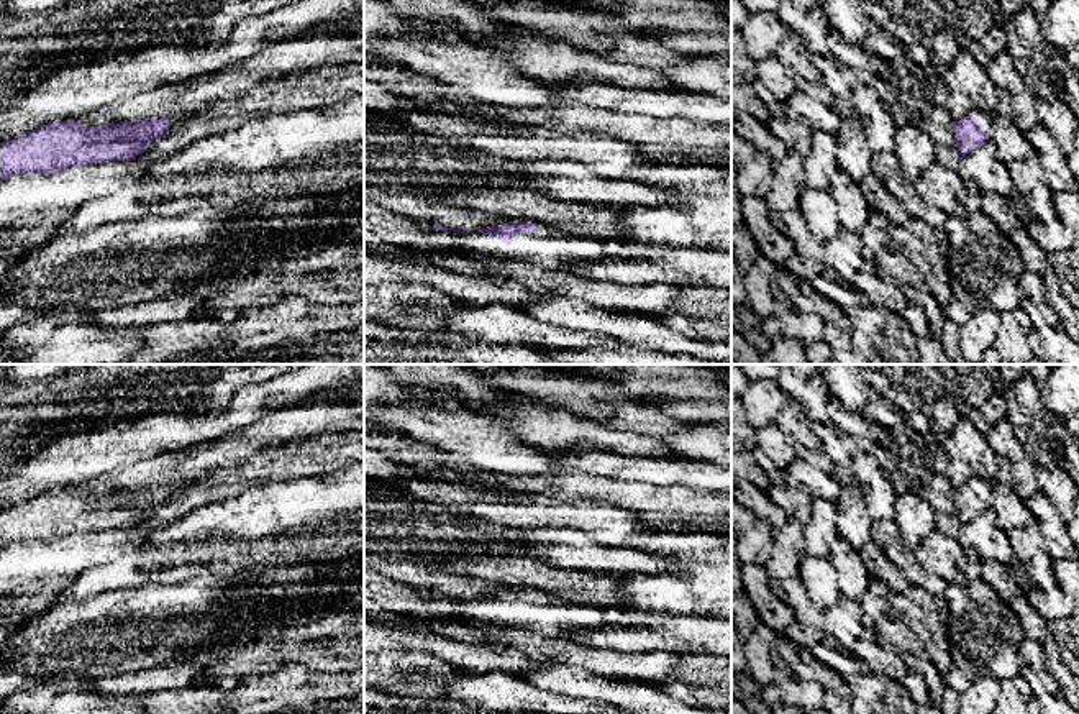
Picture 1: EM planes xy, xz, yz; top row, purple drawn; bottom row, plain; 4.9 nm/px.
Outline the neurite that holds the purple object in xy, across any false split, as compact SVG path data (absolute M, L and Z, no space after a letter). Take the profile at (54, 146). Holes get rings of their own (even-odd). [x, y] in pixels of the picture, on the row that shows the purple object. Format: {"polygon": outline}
{"polygon": "M172 112L105 126L84 126L75 120L38 126L0 143L0 182L26 172L131 161L182 118L182 113Z"}

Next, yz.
{"polygon": "M972 113L953 123L956 148L961 156L976 151L989 140L987 126L992 125L992 117L992 113L982 113L979 117Z"}

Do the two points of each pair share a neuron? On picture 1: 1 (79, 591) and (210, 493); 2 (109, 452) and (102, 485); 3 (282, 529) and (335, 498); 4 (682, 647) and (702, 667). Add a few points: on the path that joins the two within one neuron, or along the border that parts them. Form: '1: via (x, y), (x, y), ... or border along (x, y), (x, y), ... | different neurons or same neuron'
1: border along (204, 504), (191, 512) | different neurons
2: border along (100, 476), (72, 486) | different neurons
3: via (295, 516), (322, 508) | same neuron
4: border along (682, 654), (714, 655) | different neurons

